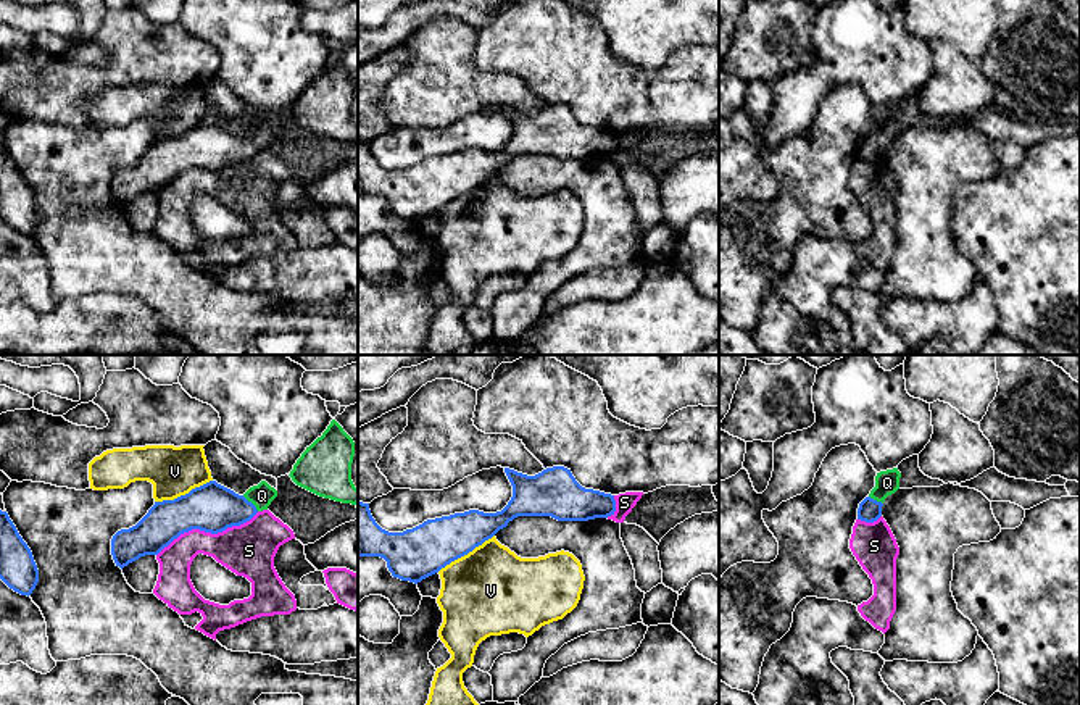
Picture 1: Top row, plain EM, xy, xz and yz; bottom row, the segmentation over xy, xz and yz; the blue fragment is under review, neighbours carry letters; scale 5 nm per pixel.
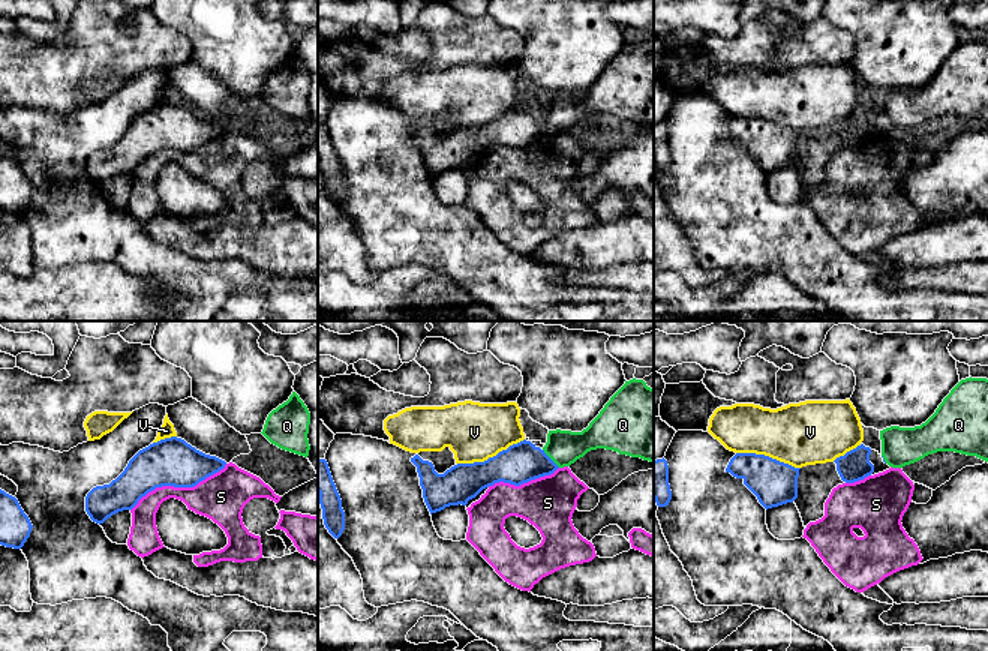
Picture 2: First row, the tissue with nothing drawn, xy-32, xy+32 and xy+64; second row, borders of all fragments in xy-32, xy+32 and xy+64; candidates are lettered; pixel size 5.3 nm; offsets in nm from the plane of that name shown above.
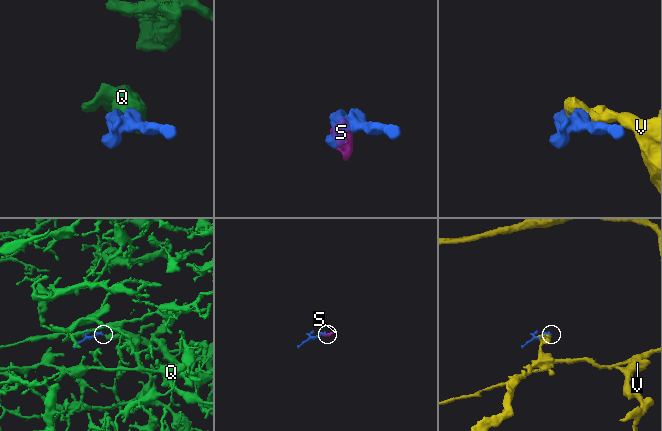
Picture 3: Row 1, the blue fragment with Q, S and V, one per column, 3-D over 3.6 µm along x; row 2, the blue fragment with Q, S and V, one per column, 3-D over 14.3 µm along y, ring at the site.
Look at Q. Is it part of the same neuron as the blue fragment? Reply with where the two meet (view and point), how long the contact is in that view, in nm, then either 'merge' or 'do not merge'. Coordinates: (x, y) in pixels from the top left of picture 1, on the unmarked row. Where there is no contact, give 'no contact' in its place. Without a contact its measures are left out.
meets blue in xy at (250, 141); contact 120 nm long; merge

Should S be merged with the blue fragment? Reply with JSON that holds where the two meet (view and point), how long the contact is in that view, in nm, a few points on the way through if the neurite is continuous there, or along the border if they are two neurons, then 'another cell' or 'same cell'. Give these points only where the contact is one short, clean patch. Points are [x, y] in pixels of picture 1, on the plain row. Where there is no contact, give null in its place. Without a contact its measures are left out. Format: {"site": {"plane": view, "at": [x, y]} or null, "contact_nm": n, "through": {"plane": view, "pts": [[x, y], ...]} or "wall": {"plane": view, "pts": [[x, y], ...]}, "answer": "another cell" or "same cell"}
{"site": {"plane": "xy", "at": [207, 170]}, "contact_nm": 550, "answer": "another cell"}

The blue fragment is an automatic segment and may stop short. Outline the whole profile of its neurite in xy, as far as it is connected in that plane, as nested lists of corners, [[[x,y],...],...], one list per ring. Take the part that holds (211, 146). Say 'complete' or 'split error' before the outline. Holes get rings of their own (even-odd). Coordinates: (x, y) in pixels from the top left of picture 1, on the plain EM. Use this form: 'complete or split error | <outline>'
split error | [[[210,119],[174,139],[155,140],[132,166],[118,169],[111,177],[111,194],[121,208],[145,194],[158,194],[181,173],[192,168],[218,173],[250,160],[268,148],[277,129],[266,119],[243,134]]]

